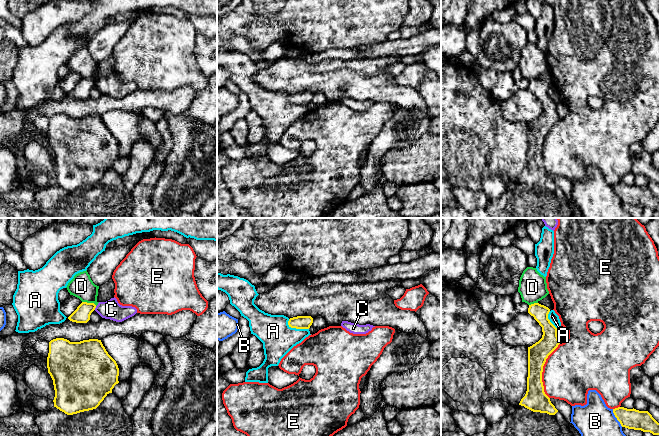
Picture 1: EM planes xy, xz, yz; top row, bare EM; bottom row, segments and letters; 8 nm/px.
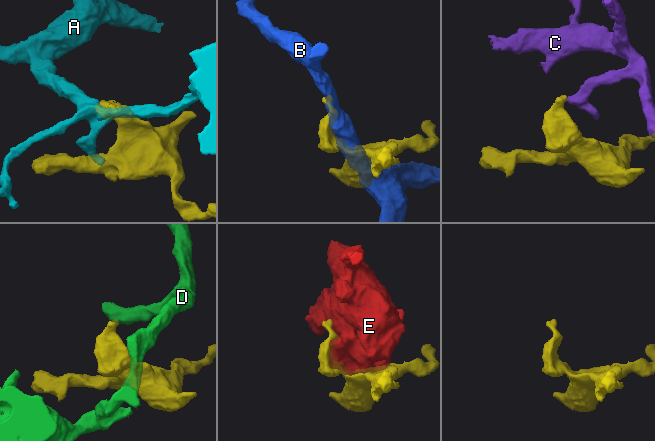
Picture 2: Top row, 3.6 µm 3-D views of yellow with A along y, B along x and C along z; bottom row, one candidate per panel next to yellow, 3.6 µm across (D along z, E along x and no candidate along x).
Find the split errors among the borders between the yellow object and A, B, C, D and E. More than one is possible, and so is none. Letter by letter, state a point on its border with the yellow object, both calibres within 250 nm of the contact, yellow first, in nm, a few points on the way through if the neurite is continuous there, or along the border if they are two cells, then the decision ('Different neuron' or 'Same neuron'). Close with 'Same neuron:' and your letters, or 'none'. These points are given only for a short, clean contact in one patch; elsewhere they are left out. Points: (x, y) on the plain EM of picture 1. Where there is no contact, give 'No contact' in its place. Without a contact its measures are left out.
A: Touches yellow at xz (297, 104). Thickness 110 nm (yellow) against 260 nm. Boundary: xz (287, 97), (291, 103), (308, 105). Different neuron
B: Touches yellow at yz (616, 193). Thickness 160 nm (yellow) against 340 nm. Different neuron
C: Touches yellow at xy (95, 83). Thickness 130 nm (yellow) against 160 nm. Boundary: xy (96, 82), (94, 85). Different neuron
D: Touches yellow at xy (89, 79). Thickness 130 nm (yellow) against 190 nm. Boundary: xy (82, 77), (96, 81). Different neuron
E: Touches yellow at yz (542, 147). Thickness 190 nm (yellow) against 420 nm. Different neuron
Same neuron: none

